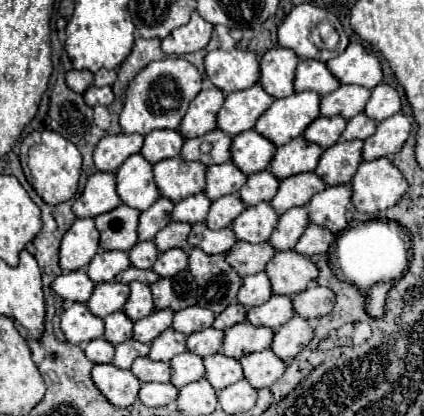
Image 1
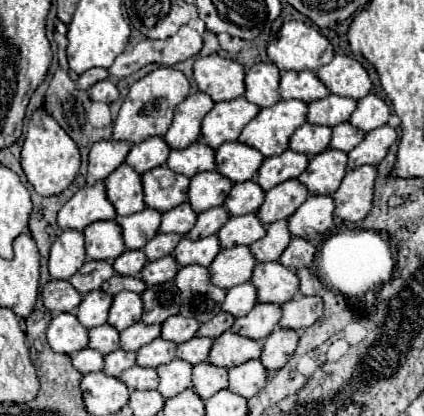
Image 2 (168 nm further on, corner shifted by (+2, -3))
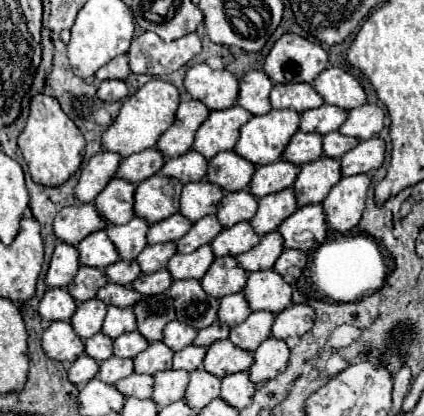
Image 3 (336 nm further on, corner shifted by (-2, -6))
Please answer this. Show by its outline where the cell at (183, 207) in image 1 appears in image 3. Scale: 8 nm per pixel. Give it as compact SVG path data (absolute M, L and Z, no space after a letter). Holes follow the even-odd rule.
M173 214L157 224L149 226L149 234L147 234L147 242L149 244L159 244L159 242L175 242L181 240L187 230L191 228L191 222L181 216L181 214Z

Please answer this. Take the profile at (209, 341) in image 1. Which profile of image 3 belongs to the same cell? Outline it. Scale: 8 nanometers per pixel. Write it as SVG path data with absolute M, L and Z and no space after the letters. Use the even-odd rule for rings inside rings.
M193 344L183 348L183 350L179 350L179 352L175 352L175 356L173 356L173 370L187 370L187 372L191 372L191 370L201 368L205 352L207 352L205 348L193 346Z

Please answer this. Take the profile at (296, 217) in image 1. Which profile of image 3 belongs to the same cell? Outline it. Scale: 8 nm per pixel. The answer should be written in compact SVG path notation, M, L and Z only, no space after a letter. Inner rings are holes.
M269 232L261 238L261 242L245 252L237 256L237 264L239 268L243 268L245 272L257 272L257 270L269 270L273 268L275 260L281 256L283 252L283 238L279 232Z

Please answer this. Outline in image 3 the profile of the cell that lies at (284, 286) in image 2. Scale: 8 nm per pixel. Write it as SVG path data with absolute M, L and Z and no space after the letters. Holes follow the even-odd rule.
M273 270L251 272L243 292L251 310L277 314L291 304L291 286Z

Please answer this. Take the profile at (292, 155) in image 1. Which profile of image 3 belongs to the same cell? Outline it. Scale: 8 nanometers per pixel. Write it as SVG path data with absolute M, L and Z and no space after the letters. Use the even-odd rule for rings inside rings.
M277 160L273 164L257 166L255 174L249 182L249 192L257 198L281 192L281 190L293 186L297 174L299 174L299 166L285 162L285 160Z

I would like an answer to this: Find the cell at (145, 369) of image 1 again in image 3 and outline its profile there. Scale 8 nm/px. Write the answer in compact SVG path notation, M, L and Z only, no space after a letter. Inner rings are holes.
M131 374L115 384L115 388L125 396L135 398L151 398L153 394L153 376L149 374Z

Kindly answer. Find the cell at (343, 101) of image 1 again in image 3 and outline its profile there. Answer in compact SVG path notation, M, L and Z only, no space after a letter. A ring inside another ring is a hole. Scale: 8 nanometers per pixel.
M323 104L315 110L307 110L301 112L301 124L299 130L301 132L317 132L317 134L329 134L339 130L339 126L347 120L347 112L337 108L337 106L329 106Z

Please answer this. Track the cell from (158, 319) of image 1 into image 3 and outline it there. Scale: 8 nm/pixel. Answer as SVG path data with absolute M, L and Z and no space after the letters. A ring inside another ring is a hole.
M135 330L135 332L123 334L117 340L113 340L113 356L119 356L119 358L135 358L147 346L149 346L149 342Z

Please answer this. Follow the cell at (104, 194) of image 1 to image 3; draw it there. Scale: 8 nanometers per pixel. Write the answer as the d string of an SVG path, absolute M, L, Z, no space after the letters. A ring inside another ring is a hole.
M93 204L67 206L53 220L55 236L71 246L77 246L85 236L103 228L105 228L105 222Z

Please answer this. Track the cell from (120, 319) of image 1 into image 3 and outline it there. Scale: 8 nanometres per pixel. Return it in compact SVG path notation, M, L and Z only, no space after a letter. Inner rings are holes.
M95 334L85 340L85 354L97 362L103 362L113 356L113 340L105 334Z

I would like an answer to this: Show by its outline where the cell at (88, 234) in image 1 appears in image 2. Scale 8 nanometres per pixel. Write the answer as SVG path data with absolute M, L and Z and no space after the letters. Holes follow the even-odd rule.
M65 229L51 247L49 273L53 279L71 279L85 259L85 235L77 229Z

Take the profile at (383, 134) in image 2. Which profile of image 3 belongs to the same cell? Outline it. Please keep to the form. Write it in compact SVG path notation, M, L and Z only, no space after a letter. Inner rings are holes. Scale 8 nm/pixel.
M369 138L359 142L353 150L343 154L339 158L341 174L353 176L353 174L365 174L369 170L377 170L383 164L385 158L385 142L381 138Z

